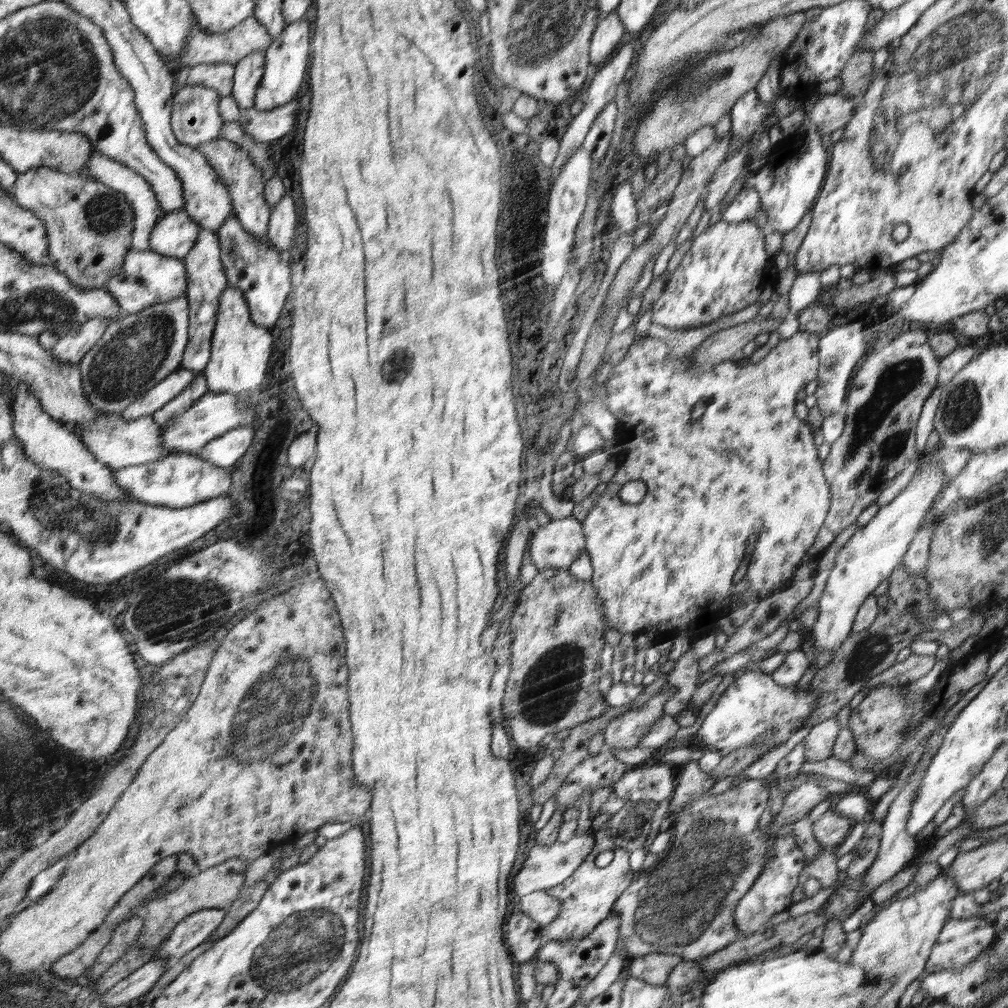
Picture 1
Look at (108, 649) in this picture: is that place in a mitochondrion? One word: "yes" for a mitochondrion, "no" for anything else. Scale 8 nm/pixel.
no

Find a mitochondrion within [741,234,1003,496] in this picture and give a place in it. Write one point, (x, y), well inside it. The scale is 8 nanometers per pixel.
(896, 382)

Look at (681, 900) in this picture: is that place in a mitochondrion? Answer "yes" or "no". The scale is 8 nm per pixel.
yes

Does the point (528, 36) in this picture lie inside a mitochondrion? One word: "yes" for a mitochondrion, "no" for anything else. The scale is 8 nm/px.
yes

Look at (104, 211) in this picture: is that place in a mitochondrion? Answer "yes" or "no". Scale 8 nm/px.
yes

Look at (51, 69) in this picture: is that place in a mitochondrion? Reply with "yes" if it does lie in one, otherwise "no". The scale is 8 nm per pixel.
yes

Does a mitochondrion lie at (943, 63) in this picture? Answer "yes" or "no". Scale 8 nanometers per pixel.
yes

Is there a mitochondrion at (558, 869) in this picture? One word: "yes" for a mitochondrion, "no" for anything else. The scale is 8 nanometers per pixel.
no

